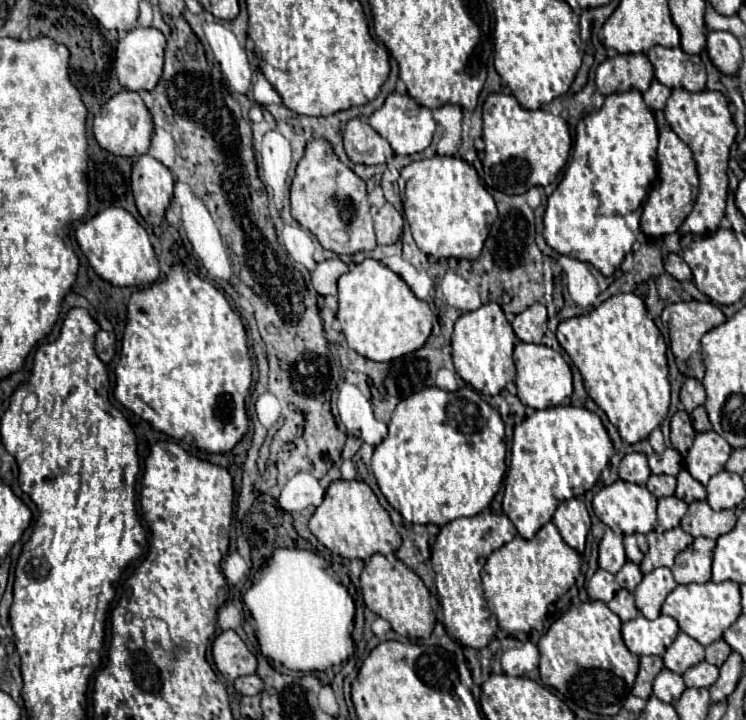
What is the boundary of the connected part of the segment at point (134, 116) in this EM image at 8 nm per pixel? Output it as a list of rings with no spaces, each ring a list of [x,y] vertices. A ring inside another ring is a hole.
[[[120,90],[118,94],[114,94],[96,114],[94,118],[94,126],[92,132],[98,140],[98,144],[116,154],[116,156],[140,156],[148,152],[150,146],[150,138],[152,138],[152,116],[148,112],[148,108],[144,106],[142,98],[138,96],[138,92],[132,90]]]

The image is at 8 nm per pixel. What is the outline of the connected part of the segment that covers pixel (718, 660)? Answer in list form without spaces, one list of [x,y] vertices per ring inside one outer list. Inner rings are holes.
[[[718,640],[718,642],[714,642],[714,644],[710,644],[708,648],[706,648],[706,660],[710,662],[710,664],[714,664],[714,666],[722,666],[724,662],[726,662],[726,658],[730,656],[730,646],[724,642],[724,640]]]

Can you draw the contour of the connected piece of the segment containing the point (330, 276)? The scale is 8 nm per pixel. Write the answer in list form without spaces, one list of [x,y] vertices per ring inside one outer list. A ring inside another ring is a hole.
[[[340,258],[324,260],[312,272],[312,284],[320,296],[330,296],[330,294],[334,296],[336,294],[336,282],[346,272],[348,272],[348,266]]]

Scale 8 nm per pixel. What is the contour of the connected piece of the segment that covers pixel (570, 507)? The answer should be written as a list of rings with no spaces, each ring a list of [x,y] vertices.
[[[572,498],[572,500],[560,502],[552,522],[558,526],[564,542],[570,548],[584,552],[586,536],[590,532],[590,516],[588,516],[588,510],[582,500]]]

